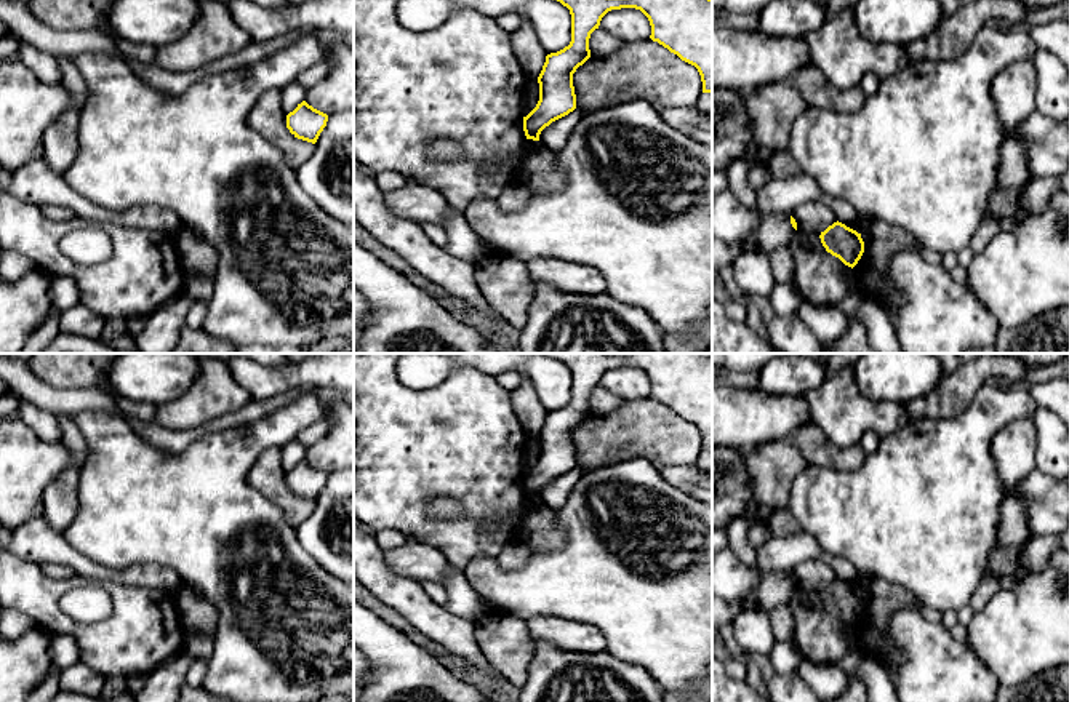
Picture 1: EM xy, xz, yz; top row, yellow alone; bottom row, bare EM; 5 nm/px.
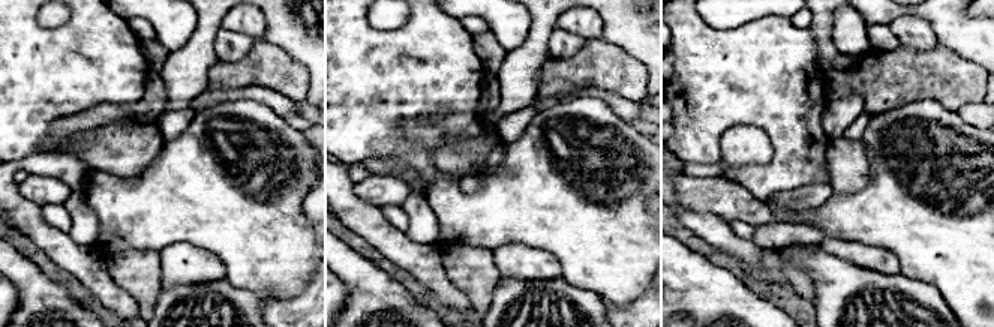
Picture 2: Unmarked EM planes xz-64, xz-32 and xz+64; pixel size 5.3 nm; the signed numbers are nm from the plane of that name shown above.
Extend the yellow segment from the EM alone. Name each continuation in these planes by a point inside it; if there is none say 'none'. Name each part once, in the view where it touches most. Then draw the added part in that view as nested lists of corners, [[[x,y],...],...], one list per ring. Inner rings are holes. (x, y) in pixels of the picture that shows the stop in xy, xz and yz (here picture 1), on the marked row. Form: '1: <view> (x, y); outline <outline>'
none

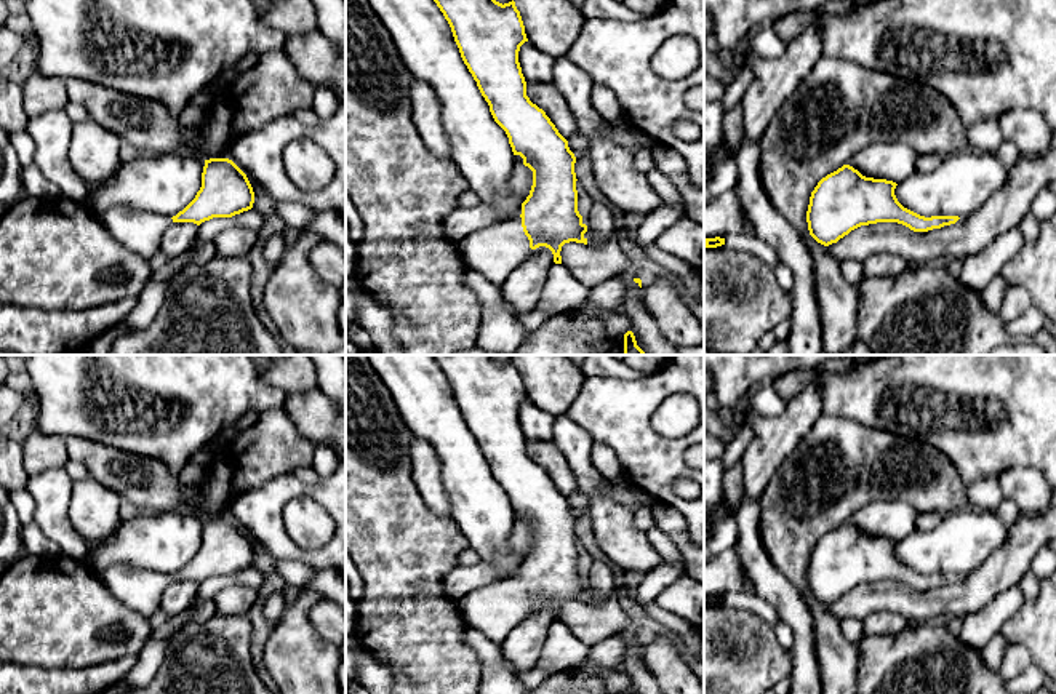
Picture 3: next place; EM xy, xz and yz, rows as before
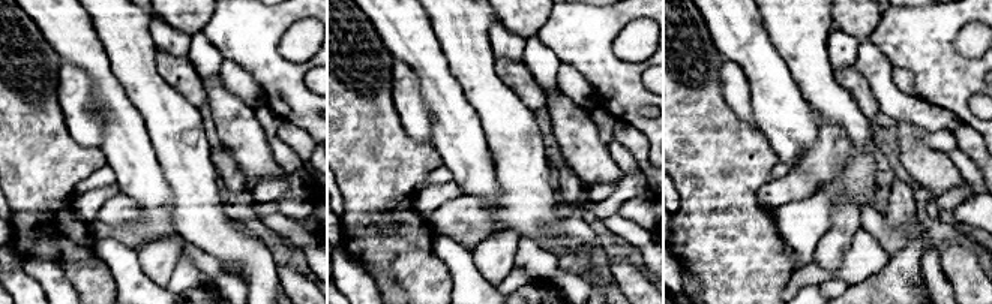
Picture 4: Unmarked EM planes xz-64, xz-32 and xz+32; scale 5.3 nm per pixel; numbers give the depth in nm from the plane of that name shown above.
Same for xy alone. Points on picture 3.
1: xy (138, 231); outline [[[115,205],[96,217],[122,246],[147,261],[160,249],[160,240],[173,222],[168,216],[138,211],[123,205]]]

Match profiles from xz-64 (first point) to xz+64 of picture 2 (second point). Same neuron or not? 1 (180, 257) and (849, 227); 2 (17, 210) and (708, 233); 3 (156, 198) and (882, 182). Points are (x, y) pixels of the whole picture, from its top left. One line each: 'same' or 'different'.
1: different
2: same
3: same

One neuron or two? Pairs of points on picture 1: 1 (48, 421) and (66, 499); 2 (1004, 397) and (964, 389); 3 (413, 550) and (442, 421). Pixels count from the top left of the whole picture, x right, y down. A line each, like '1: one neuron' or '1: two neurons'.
1: two neurons
2: two neurons
3: two neurons

